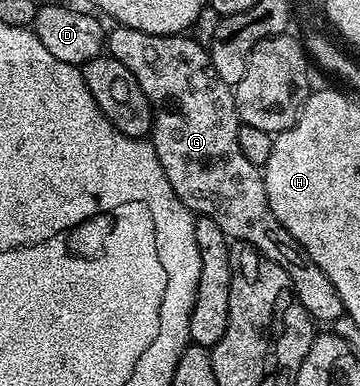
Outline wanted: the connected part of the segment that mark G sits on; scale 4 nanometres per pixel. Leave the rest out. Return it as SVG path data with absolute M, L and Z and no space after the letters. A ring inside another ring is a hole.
M116 24L114 28L112 33L110 30L106 34L106 52L133 74L133 79L137 79L141 91L145 91L149 99L152 115L149 140L155 146L157 159L161 159L161 167L165 171L165 179L169 179L169 187L173 187L177 199L181 199L181 203L185 203L185 207L192 213L213 219L213 223L221 227L227 238L249 243L261 251L261 255L273 259L273 263L277 263L277 267L289 275L295 295L312 321L334 323L344 316L341 295L337 295L337 287L329 283L329 275L325 275L325 271L321 271L321 267L309 259L297 239L293 239L293 235L281 227L277 215L273 215L260 166L249 163L249 159L241 155L241 147L237 143L241 122L235 106L235 94L232 86L225 84L221 75L213 71L210 52L204 46L202 49L191 35L153 35L121 24Z

